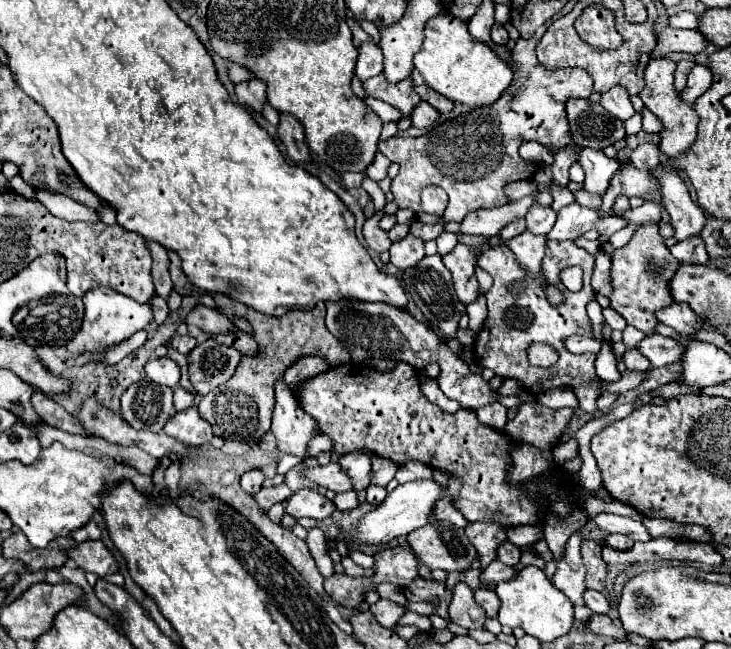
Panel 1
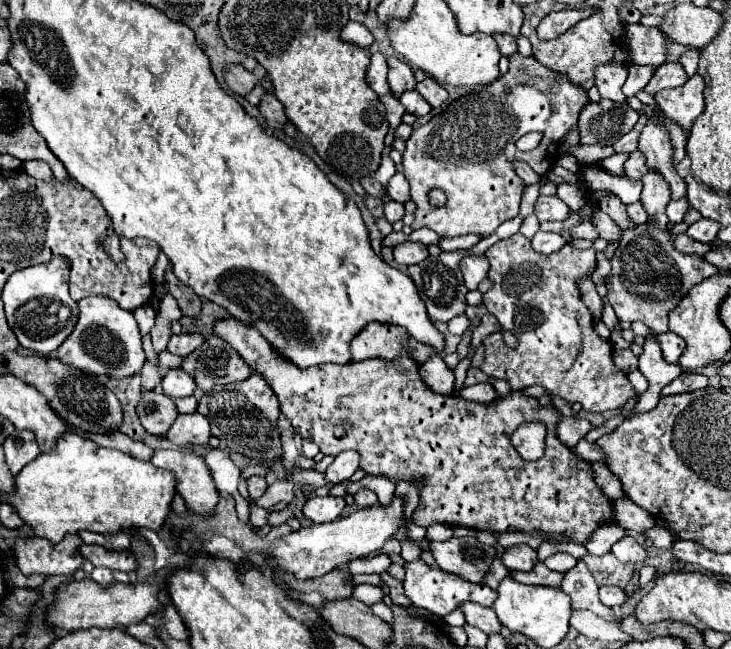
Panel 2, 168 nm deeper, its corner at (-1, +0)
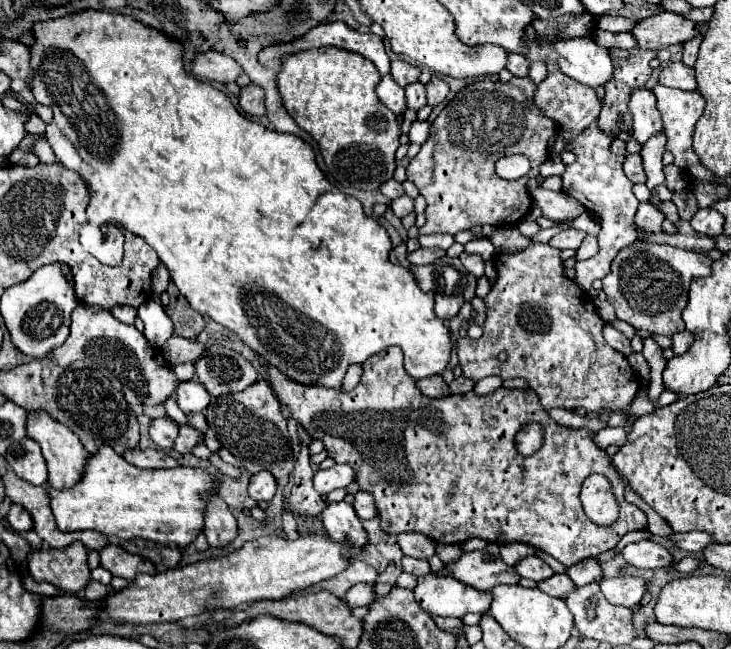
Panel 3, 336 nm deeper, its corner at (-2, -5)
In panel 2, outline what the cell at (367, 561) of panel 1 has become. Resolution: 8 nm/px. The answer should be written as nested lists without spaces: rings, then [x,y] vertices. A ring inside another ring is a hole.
[[[400,554],[388,555],[393,563],[405,564],[405,580],[403,580],[403,590],[405,596],[419,608],[429,610],[431,614],[443,618],[455,610],[457,604],[461,602],[477,602],[481,606],[493,606],[497,600],[497,592],[491,590],[487,584],[473,584],[467,580],[461,580],[461,576],[449,576],[447,572],[441,572],[437,566],[427,566],[423,560],[417,562],[406,562]]]

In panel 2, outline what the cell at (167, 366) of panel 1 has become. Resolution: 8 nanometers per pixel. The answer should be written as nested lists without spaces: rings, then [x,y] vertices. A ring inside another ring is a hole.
[[[171,368],[167,370],[167,374],[163,376],[163,392],[171,398],[183,398],[183,396],[191,396],[195,392],[195,382],[189,374],[185,374],[181,368]]]

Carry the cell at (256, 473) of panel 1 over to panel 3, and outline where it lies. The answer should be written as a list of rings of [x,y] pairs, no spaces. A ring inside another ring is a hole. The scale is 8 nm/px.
[[[262,471],[250,477],[250,485],[248,485],[248,493],[252,499],[256,501],[272,501],[274,493],[276,493],[276,479],[272,473]]]

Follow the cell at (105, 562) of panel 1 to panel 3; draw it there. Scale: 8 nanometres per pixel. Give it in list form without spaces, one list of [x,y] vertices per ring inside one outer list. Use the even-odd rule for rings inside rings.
[[[108,545],[106,549],[100,549],[100,565],[112,575],[124,577],[128,581],[132,581],[138,573],[156,573],[156,567],[150,559],[144,559],[142,555],[132,555],[118,545]]]

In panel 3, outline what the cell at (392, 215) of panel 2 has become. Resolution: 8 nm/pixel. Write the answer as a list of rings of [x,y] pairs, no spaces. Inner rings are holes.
[[[402,195],[402,197],[398,197],[398,199],[394,199],[392,203],[390,203],[390,209],[394,211],[394,215],[396,217],[406,217],[408,213],[412,213],[414,211],[414,199],[410,199],[408,195]]]

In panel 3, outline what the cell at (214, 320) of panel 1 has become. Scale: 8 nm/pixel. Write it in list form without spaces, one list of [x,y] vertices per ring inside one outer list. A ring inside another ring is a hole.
[[[390,347],[390,349],[384,349],[380,353],[376,353],[374,357],[368,357],[364,363],[362,363],[362,377],[360,377],[360,383],[354,391],[350,393],[344,393],[342,389],[326,389],[326,387],[318,387],[318,385],[300,385],[300,383],[294,383],[290,381],[288,377],[284,377],[284,373],[280,373],[278,369],[274,367],[268,367],[268,377],[272,381],[272,387],[280,399],[282,405],[286,405],[292,413],[292,417],[314,437],[314,439],[322,439],[324,445],[326,445],[326,451],[328,455],[336,461],[336,463],[348,463],[352,465],[356,477],[354,481],[360,485],[360,491],[368,491],[372,493],[374,497],[374,503],[376,503],[376,509],[378,509],[378,517],[380,517],[380,527],[382,531],[386,531],[388,535],[398,535],[398,533],[408,533],[408,531],[416,531],[416,533],[424,533],[426,537],[430,537],[432,541],[436,543],[442,543],[442,545],[458,545],[458,543],[464,543],[466,539],[474,539],[474,537],[480,537],[488,543],[498,543],[498,545],[504,545],[504,543],[526,543],[526,545],[532,545],[548,555],[552,555],[554,559],[558,559],[562,565],[566,567],[572,567],[576,565],[578,561],[582,559],[588,559],[588,557],[596,557],[600,553],[604,553],[606,549],[612,549],[618,545],[618,541],[628,533],[628,531],[636,531],[636,529],[646,529],[648,525],[648,517],[646,513],[636,507],[634,503],[628,503],[624,499],[624,483],[620,481],[620,475],[616,473],[608,453],[594,445],[594,433],[588,431],[588,429],[568,429],[568,427],[562,427],[558,423],[554,423],[550,419],[550,415],[542,409],[540,401],[538,401],[538,395],[532,393],[532,389],[528,391],[518,391],[518,389],[496,389],[494,393],[488,393],[488,395],[482,395],[478,397],[474,391],[470,393],[464,393],[464,395],[446,395],[446,397],[440,397],[440,399],[430,399],[426,395],[420,393],[420,389],[416,387],[416,381],[404,371],[404,365],[402,365],[402,351],[398,347]],[[528,423],[540,423],[542,429],[544,429],[544,443],[542,447],[530,455],[530,457],[524,457],[516,451],[516,433],[528,425]],[[592,473],[602,473],[610,479],[612,483],[612,489],[614,489],[614,495],[616,495],[616,501],[618,501],[618,507],[620,507],[620,515],[618,519],[612,523],[612,525],[596,525],[588,519],[588,515],[584,513],[582,509],[582,503],[580,503],[580,489],[582,489],[582,483],[588,475]]]

